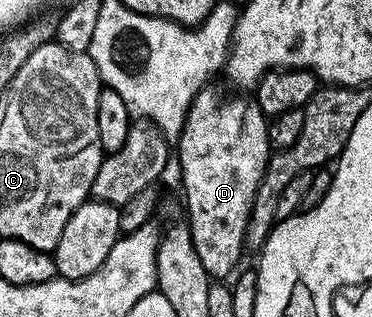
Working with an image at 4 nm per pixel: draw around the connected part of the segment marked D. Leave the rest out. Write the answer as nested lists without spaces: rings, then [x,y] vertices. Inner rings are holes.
[[[207,86],[202,91],[196,94],[196,98],[192,102],[192,106],[188,110],[186,115],[186,124],[182,128],[182,134],[176,141],[176,164],[182,167],[182,188],[186,191],[186,216],[190,226],[190,233],[192,234],[192,246],[196,246],[196,255],[200,257],[200,262],[204,266],[204,270],[212,278],[230,278],[235,275],[238,263],[242,260],[242,252],[246,248],[246,227],[248,226],[248,218],[250,217],[250,211],[252,210],[252,202],[256,198],[256,190],[260,186],[260,178],[264,174],[266,169],[266,163],[270,161],[272,155],[272,149],[268,142],[268,130],[266,125],[268,123],[268,117],[263,114],[258,105],[257,99],[250,98],[245,100],[245,95],[234,94],[231,100],[222,100],[222,96],[218,92],[213,92],[213,87]]]

